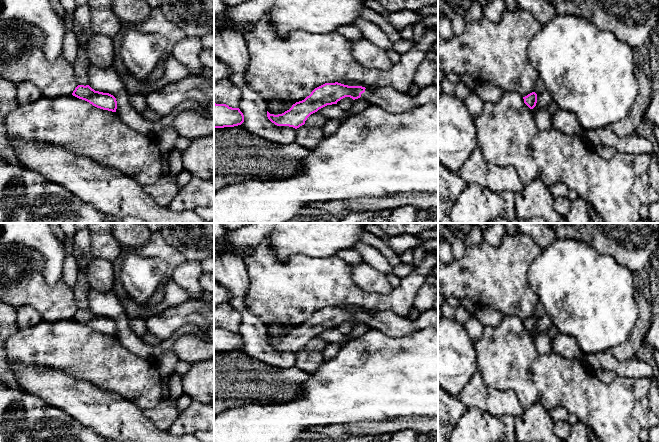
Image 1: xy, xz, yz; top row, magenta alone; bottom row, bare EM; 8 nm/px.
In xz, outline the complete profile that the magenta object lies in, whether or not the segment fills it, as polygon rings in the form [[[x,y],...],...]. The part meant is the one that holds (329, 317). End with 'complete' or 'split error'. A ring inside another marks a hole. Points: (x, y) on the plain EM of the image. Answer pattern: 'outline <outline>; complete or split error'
outline [[[338,306],[325,307],[315,312],[304,324],[296,326],[282,338],[274,339],[267,335],[268,343],[277,350],[289,350],[295,353],[305,348],[307,342],[319,333],[345,321],[353,324],[362,322],[388,336],[399,337],[427,327],[438,326],[438,310],[432,308],[420,314],[414,320],[390,311],[348,310]]]; split error

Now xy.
outline [[[78,309],[73,315],[72,319],[89,326],[97,332],[116,336],[116,322],[109,317],[95,315],[89,309]]]; complete

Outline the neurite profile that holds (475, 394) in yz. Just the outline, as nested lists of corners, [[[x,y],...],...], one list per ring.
[[[476,372],[459,394],[467,408],[476,408],[495,417],[520,416],[524,409],[513,390],[500,391],[487,387]]]

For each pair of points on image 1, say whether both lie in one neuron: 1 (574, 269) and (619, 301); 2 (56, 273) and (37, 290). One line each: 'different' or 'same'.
1: same
2: different

